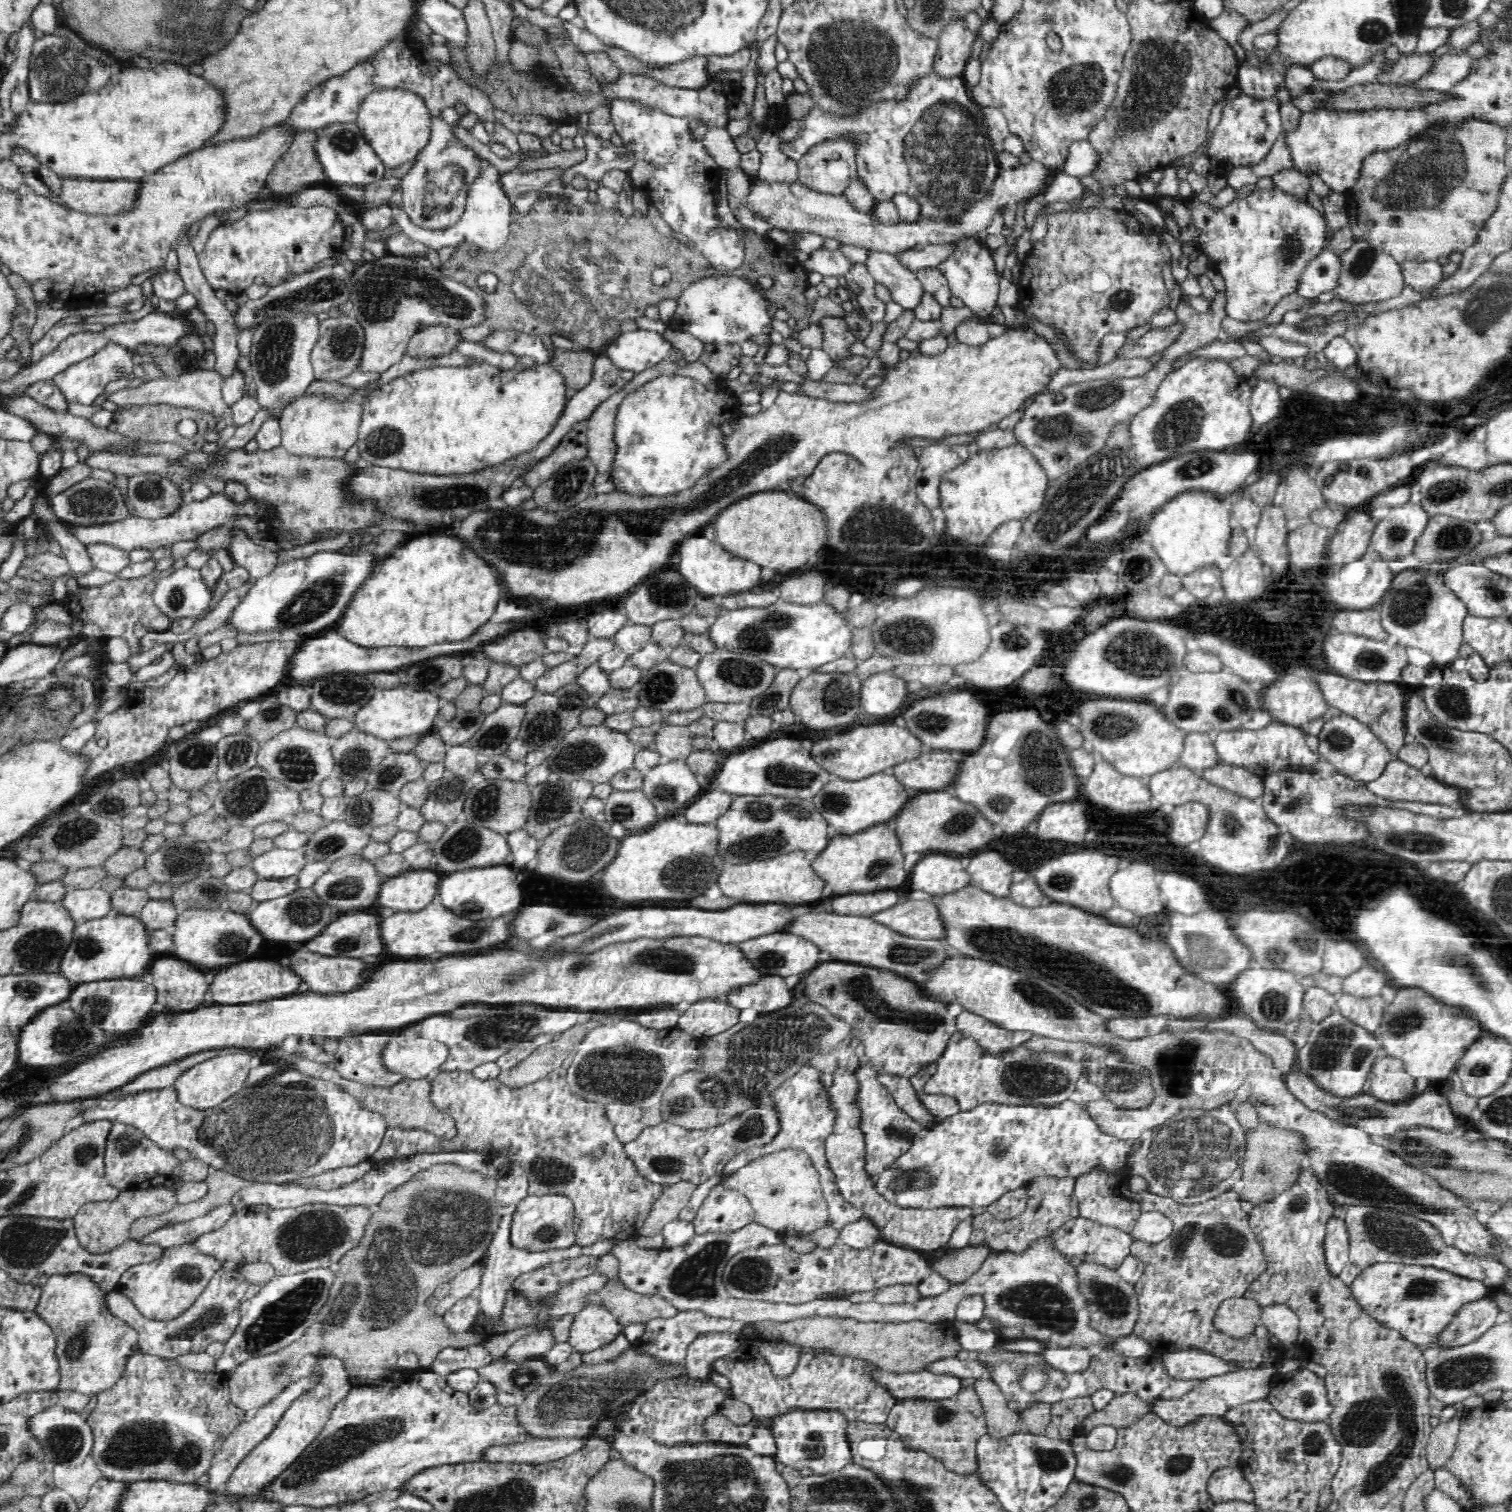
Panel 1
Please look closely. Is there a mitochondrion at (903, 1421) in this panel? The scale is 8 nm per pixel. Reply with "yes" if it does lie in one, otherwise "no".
no

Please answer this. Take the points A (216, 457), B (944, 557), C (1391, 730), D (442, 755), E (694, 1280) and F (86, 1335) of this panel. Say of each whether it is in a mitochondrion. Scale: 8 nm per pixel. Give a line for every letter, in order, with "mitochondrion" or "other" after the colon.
A: other
B: other
C: other
D: other
E: mitochondrion
F: mitochondrion

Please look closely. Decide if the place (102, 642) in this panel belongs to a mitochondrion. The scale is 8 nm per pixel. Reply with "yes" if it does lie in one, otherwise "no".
no

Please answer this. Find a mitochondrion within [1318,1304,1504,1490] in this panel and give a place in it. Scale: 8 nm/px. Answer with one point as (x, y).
(1462, 1371)

